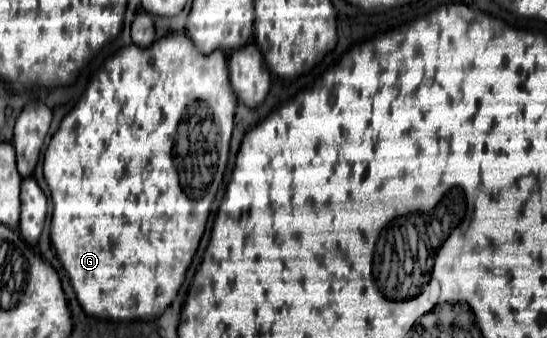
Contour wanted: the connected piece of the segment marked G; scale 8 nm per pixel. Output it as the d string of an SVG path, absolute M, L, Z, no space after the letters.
M170 33L150 45L148 49L140 49L136 45L124 47L116 57L112 57L104 69L90 81L88 89L80 97L78 105L62 119L60 129L54 133L46 153L44 153L44 179L48 183L52 203L54 203L54 215L52 215L52 245L56 249L56 255L66 269L70 283L74 287L74 293L78 297L78 303L88 315L102 317L102 319L114 319L114 321L150 321L160 317L176 299L186 271L196 255L196 249L200 245L200 239L206 229L206 221L210 215L210 205L216 195L216 187L220 185L222 173L226 169L228 161L228 149L230 149L230 137L232 137L232 125L234 125L234 111L236 111L236 97L232 97L232 89L228 89L228 65L226 65L226 55L224 53L212 53L212 57L204 57L192 41L188 41L186 33Z

